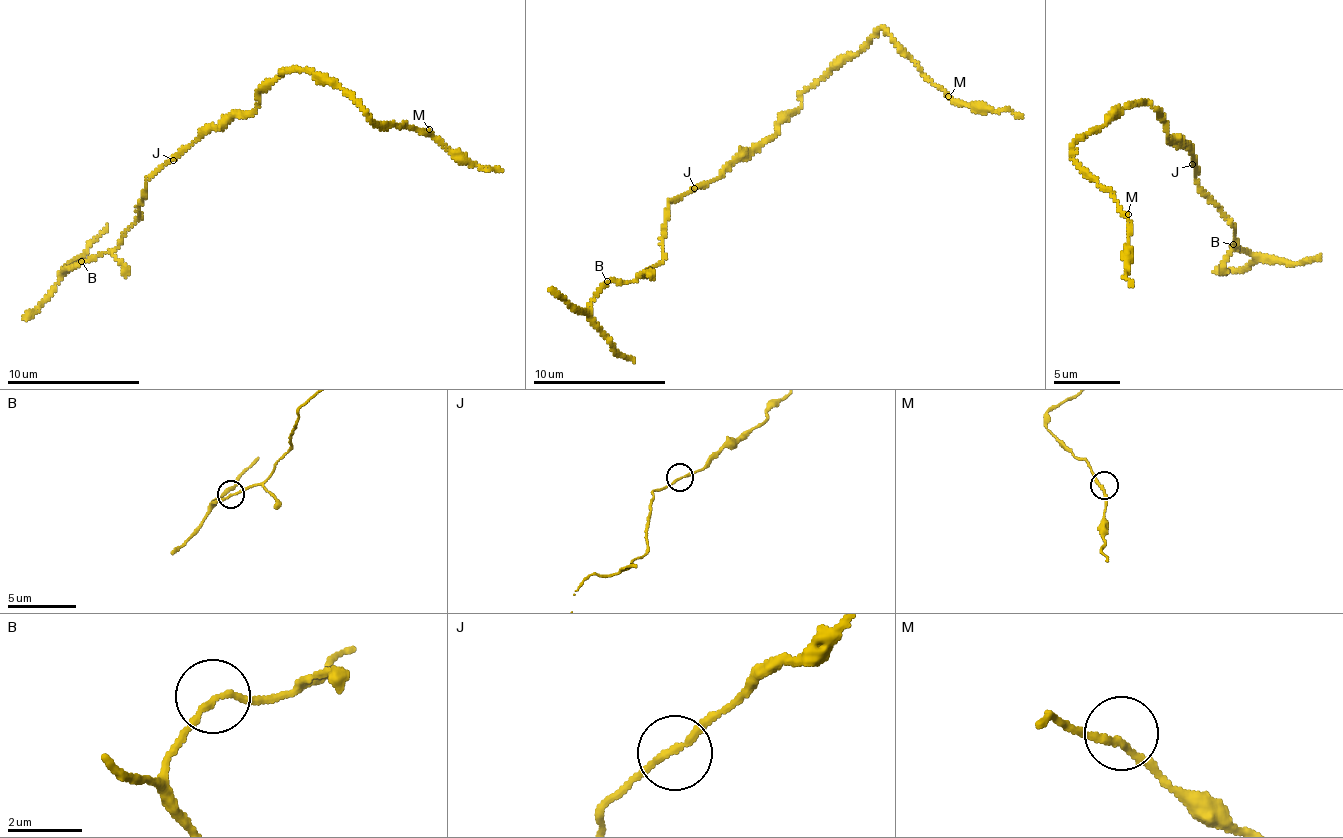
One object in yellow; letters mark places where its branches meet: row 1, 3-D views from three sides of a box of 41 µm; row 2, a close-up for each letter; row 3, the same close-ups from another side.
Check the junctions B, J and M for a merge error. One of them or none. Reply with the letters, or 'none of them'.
none of them

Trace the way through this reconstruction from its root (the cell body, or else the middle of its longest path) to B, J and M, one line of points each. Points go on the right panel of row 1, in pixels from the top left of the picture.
B: (1174, 139), (1193, 153), (1198, 192), (1235, 227), (1237, 248), (1234, 244)
J: (1174, 139), (1177, 138), (1177, 143), (1193, 153), (1192, 164)
M: (1174, 139), (1167, 137), (1164, 117), (1142, 101), (1109, 117), (1073, 144), (1074, 156), (1084, 169), (1128, 214)

